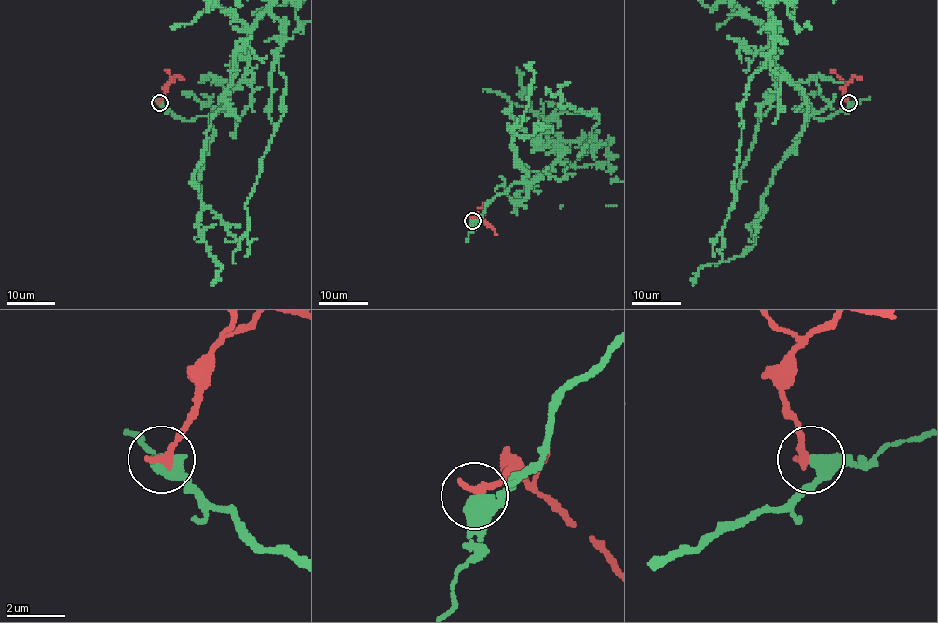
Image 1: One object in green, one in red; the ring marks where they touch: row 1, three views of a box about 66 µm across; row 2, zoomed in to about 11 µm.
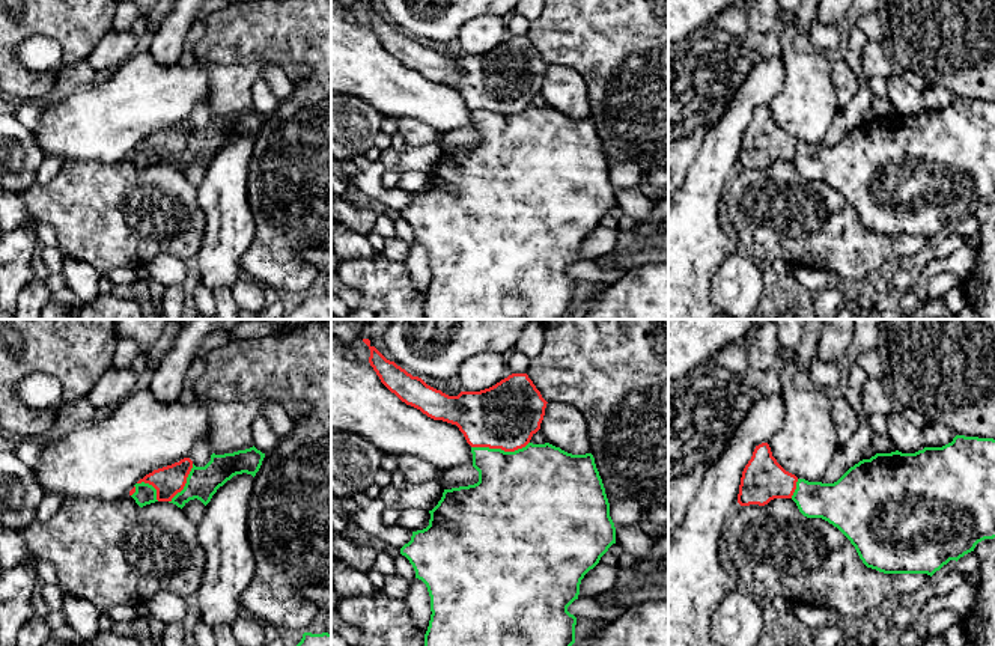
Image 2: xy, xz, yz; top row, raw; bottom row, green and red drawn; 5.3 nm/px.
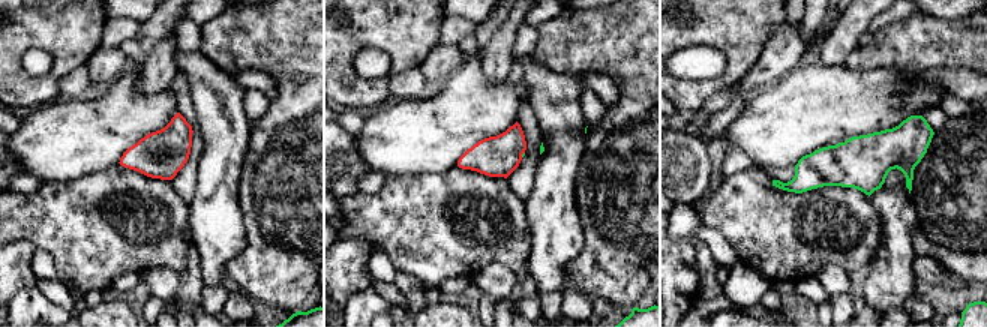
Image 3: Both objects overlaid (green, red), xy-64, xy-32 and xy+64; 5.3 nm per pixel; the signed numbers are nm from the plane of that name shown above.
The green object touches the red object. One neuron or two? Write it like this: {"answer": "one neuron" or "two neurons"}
{"answer": "two neurons"}

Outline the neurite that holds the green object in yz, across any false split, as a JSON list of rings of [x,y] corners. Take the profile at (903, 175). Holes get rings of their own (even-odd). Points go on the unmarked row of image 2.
[[[956,98],[942,110],[924,110],[915,116],[876,116],[850,130],[837,145],[798,142],[792,158],[807,181],[822,181],[837,190],[855,209],[867,230],[884,236],[933,238],[950,223],[974,214],[984,202],[995,200],[995,102]]]

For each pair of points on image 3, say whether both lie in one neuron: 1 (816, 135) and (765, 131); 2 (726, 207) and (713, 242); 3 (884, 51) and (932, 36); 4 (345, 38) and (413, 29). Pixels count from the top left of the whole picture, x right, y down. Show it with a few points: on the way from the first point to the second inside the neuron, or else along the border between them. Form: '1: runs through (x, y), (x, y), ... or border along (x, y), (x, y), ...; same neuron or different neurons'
1: runs through (804, 131), (777, 131); same neuron
2: border along (692, 207), (704, 224), (722, 234), (738, 260); different neurons
3: runs through (896, 45), (920, 42); same neuron
4: runs through (362, 30), (396, 29); same neuron

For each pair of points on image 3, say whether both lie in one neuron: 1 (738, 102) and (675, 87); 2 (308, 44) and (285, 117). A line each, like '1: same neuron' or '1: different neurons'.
1: different neurons
2: same neuron

